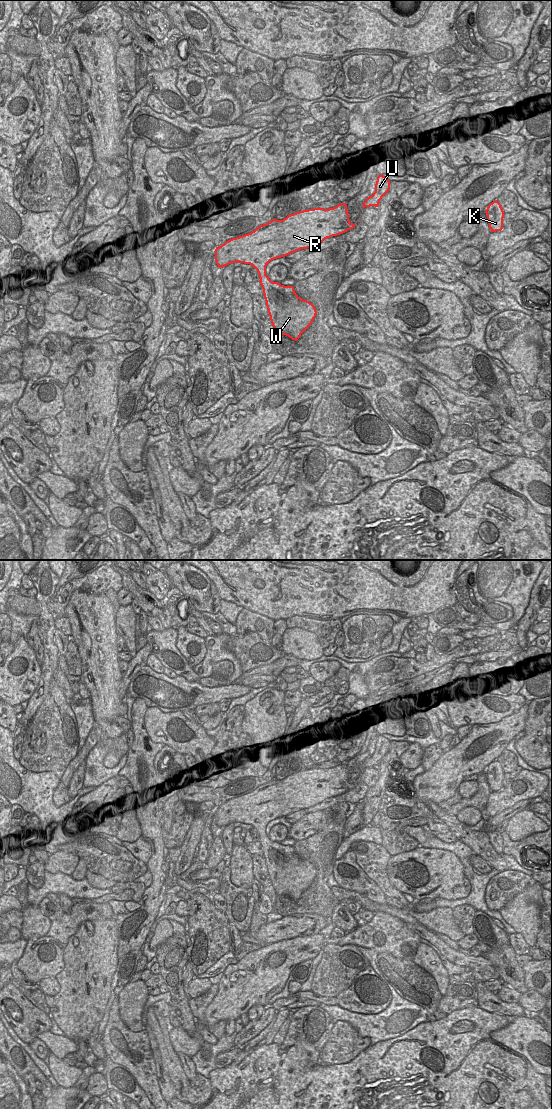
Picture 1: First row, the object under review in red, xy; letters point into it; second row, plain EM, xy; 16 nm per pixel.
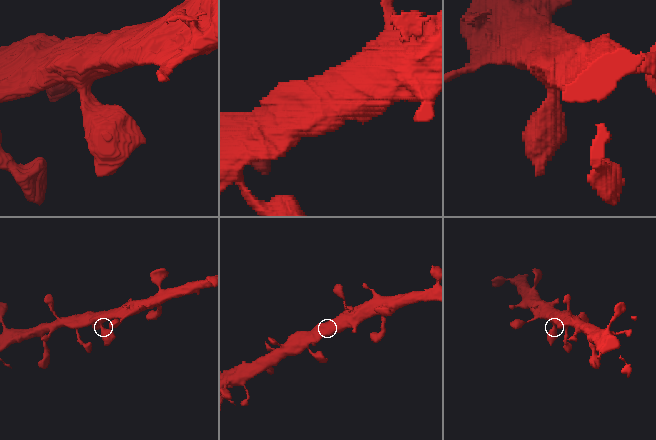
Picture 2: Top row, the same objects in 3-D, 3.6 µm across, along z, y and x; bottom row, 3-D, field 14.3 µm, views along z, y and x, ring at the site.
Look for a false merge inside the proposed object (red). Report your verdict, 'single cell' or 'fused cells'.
single cell

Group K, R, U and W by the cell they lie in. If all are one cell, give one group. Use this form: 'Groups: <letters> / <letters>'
Groups: K R U W.

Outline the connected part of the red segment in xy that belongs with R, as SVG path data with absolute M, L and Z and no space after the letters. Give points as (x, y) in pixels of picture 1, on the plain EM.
M346 763L338 764L329 769L314 768L288 775L283 780L273 779L260 785L251 793L232 798L215 809L215 821L223 828L231 823L250 824L259 834L259 842L263 849L266 866L272 886L277 895L286 895L297 901L301 894L309 888L317 871L315 866L307 860L301 859L293 846L284 846L273 842L266 835L267 824L277 818L285 817L301 809L315 806L325 799L337 796L351 790L355 784L349 780Z

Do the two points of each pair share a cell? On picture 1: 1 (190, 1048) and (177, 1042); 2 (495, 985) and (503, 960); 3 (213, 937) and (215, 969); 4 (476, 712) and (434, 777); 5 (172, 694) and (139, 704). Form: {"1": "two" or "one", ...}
{"1": "one", "2": "two", "3": "two", "4": "two", "5": "two"}

